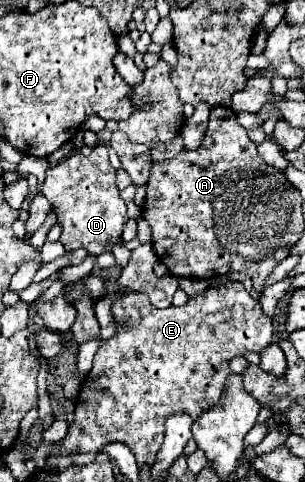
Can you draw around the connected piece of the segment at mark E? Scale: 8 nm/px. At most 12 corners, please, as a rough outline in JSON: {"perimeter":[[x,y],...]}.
{"perimeter":[[241,284],[204,310],[112,304],[68,434],[84,466],[110,442],[152,464],[164,424],[220,400],[230,360],[272,320]]}

